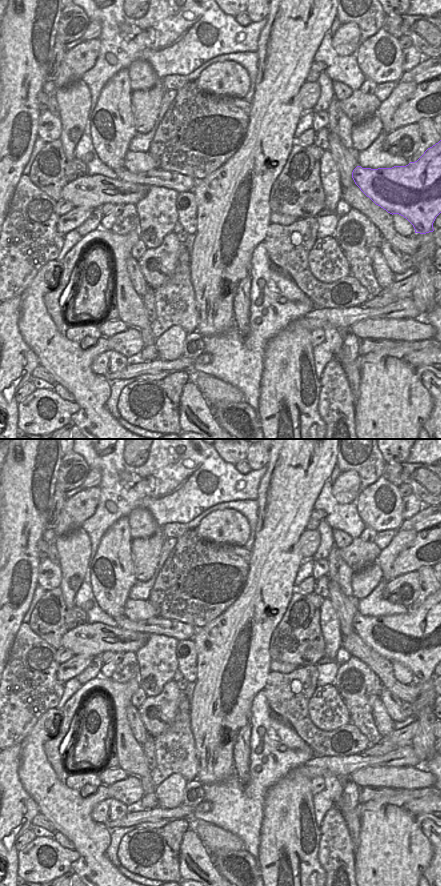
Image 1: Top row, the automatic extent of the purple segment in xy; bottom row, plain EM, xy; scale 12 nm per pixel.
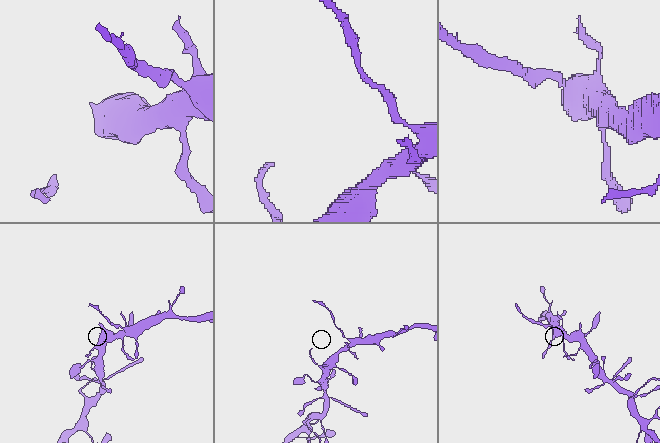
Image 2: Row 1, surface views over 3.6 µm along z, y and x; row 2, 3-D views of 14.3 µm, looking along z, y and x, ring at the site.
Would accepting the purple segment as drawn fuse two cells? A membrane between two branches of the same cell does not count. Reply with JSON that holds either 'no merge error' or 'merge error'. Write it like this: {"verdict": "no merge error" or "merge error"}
{"verdict": "merge error"}

